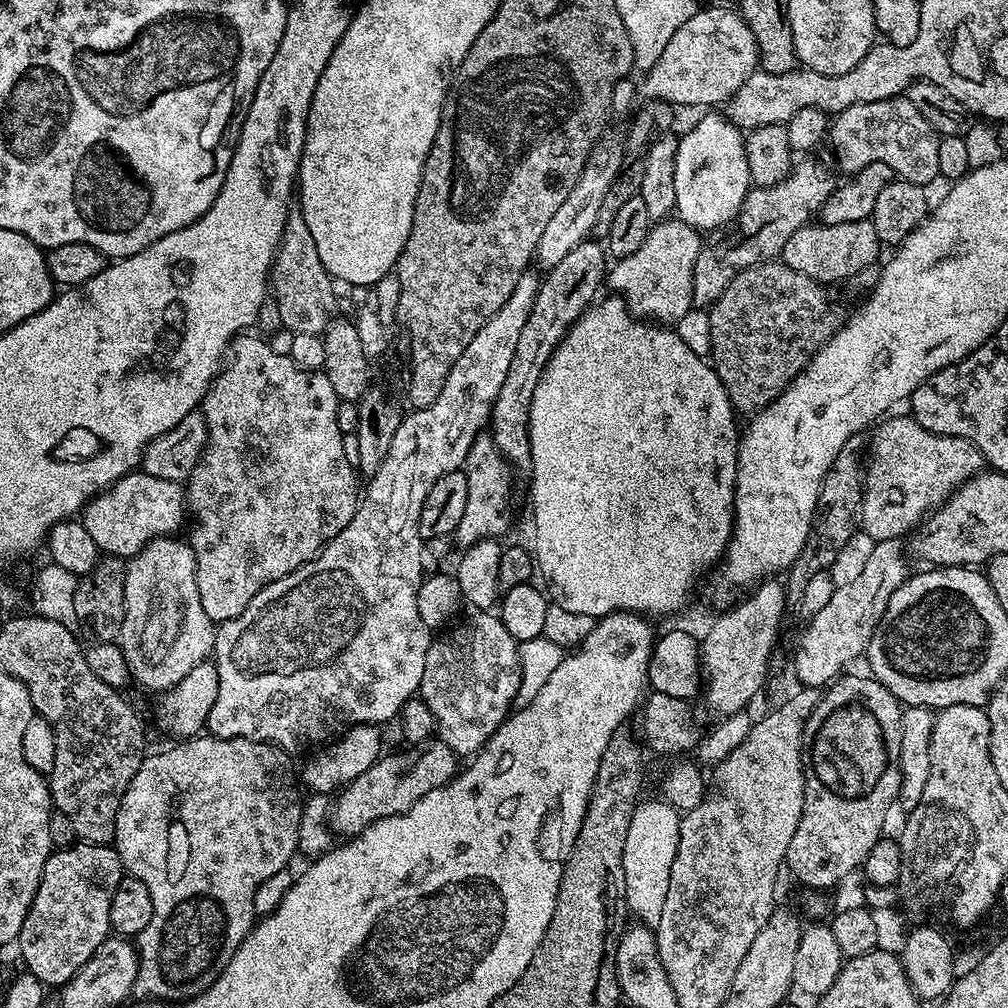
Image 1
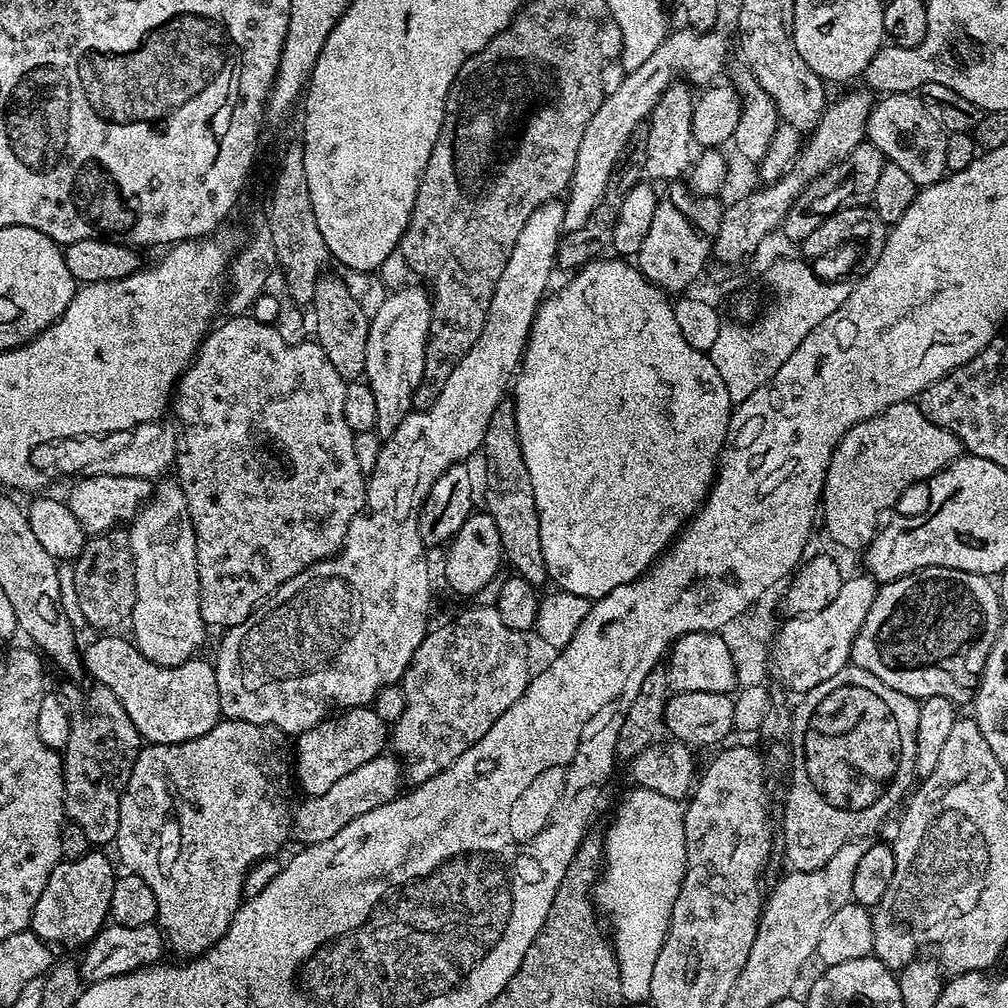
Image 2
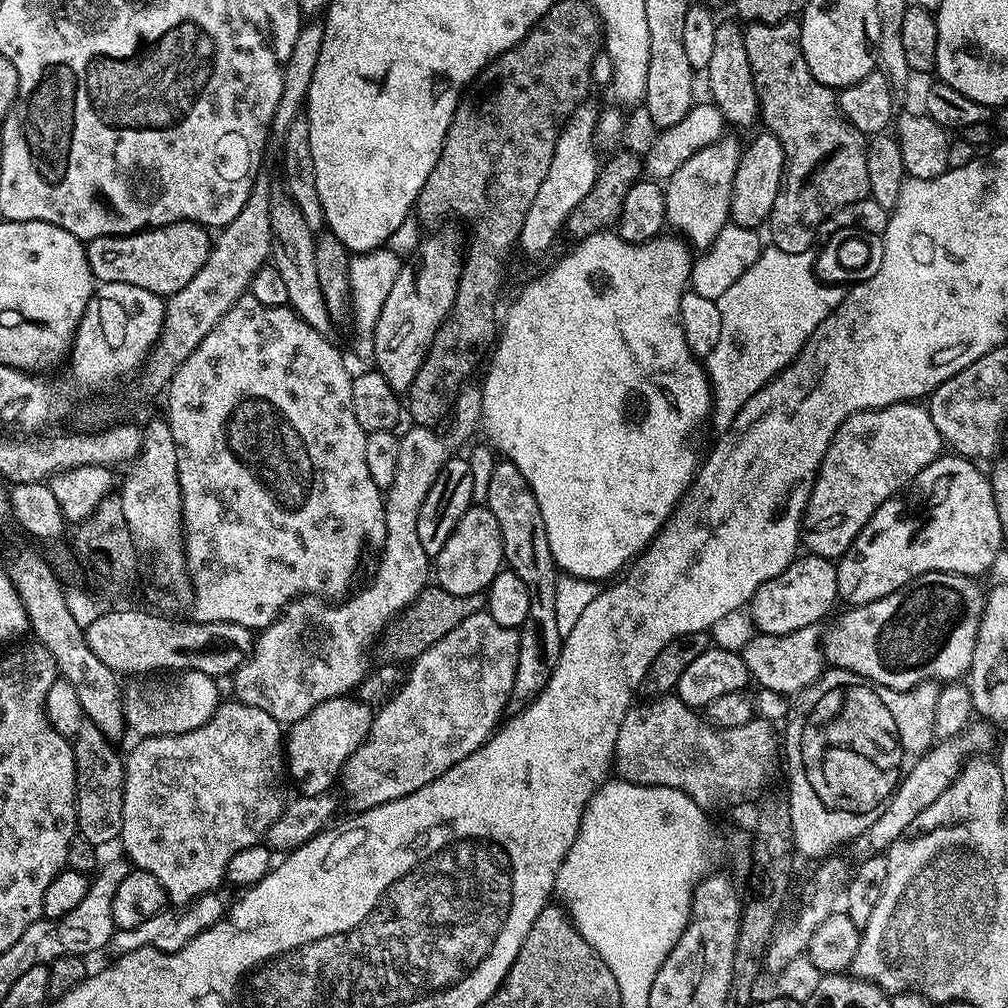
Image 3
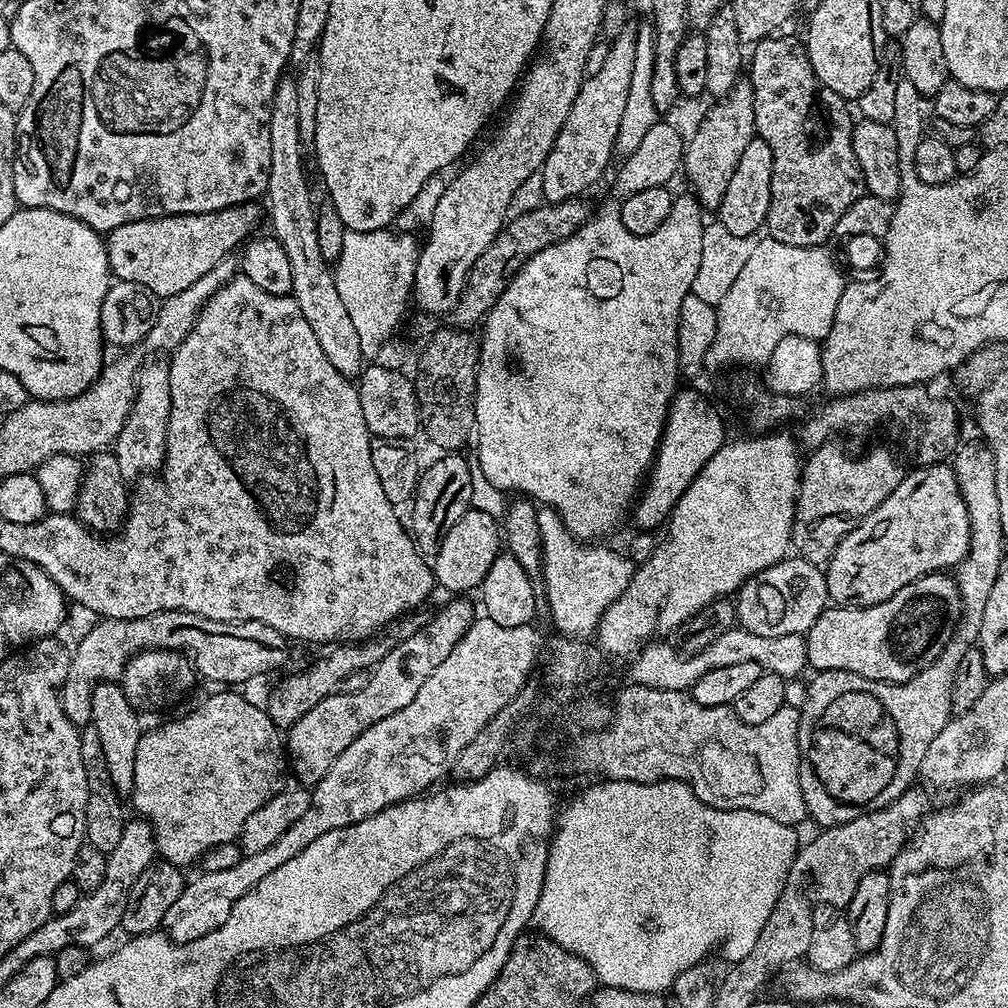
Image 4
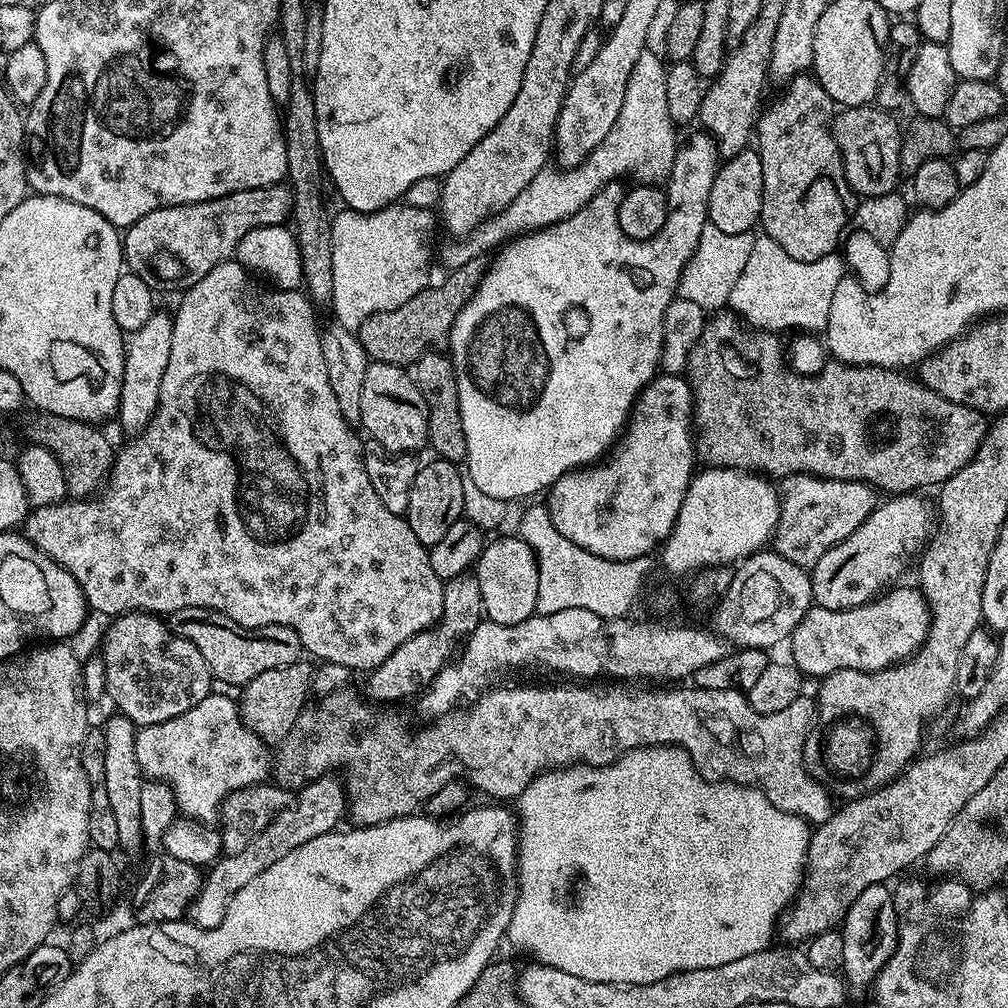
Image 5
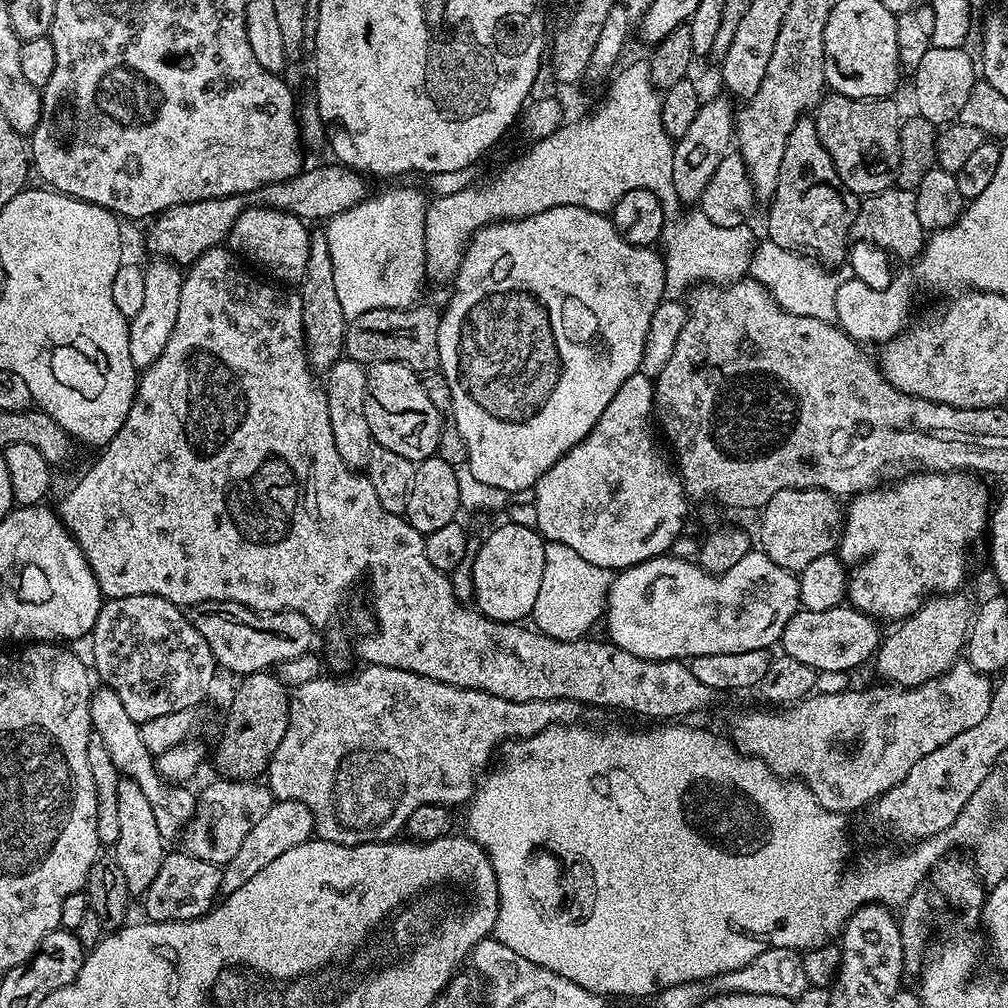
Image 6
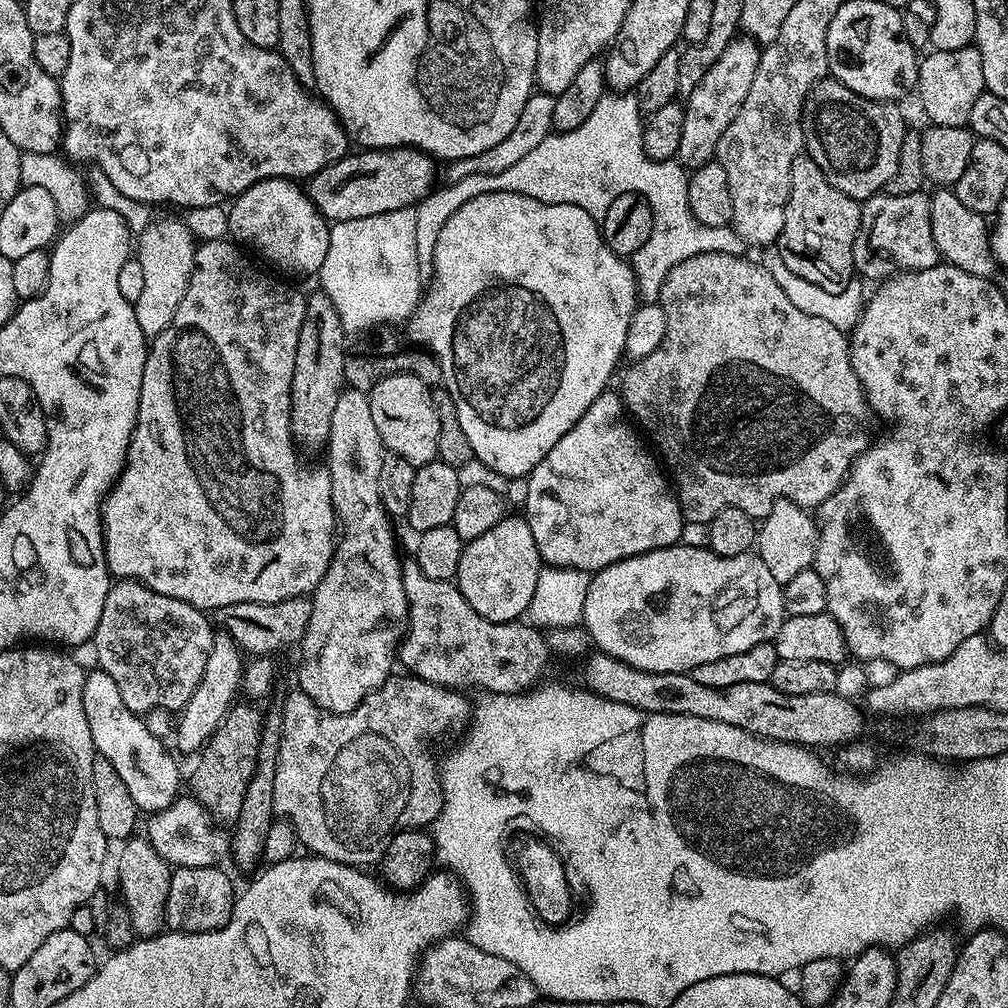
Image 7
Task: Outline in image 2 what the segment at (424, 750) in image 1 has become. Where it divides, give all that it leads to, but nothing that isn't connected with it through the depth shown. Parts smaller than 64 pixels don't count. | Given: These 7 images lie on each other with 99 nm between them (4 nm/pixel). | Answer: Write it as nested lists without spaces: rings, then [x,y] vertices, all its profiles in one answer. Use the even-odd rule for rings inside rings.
[[[392,754],[376,756],[344,778],[339,778],[326,794],[301,799],[301,804],[299,801],[292,813],[291,839],[297,840],[297,845],[307,846],[326,842],[326,838],[334,838],[334,834],[338,834],[342,826],[350,826],[354,818],[362,818],[362,814],[370,814],[370,810],[378,810],[378,806],[401,795],[400,780],[402,784],[401,761]]]

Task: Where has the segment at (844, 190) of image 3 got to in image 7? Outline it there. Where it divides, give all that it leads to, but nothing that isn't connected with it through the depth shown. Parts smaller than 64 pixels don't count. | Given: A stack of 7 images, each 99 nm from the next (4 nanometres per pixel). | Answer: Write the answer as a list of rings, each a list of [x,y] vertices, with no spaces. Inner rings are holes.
[[[806,154],[794,158],[794,166],[790,166],[790,194],[786,202],[786,222],[782,222],[782,234],[776,240],[775,251],[779,252],[782,262],[794,270],[806,282],[814,282],[814,286],[822,286],[822,290],[841,292],[848,284],[853,283],[854,242],[860,229],[861,201],[842,194],[835,186],[826,182],[826,174]]]

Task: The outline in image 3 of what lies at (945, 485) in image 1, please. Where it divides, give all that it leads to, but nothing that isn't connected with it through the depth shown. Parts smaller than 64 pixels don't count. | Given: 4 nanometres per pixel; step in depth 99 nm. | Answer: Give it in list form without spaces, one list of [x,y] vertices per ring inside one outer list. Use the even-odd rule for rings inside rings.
[[[920,402],[891,404],[885,408],[867,408],[864,412],[855,412],[838,426],[830,442],[826,454],[822,458],[820,468],[816,471],[816,481],[804,507],[802,521],[802,544],[811,555],[824,556],[833,562],[839,561],[850,542],[858,538],[862,526],[870,522],[870,518],[887,500],[897,495],[903,484],[911,485],[916,475],[930,462],[934,462],[945,451],[944,440],[938,434],[938,426],[934,426],[934,418],[930,418],[927,407]]]

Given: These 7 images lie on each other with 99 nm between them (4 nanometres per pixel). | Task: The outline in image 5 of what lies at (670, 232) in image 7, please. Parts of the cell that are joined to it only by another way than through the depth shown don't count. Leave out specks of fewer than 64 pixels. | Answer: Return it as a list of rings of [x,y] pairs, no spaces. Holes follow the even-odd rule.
[[[709,224],[702,230],[702,238],[698,238],[698,246],[680,275],[678,295],[690,298],[690,302],[698,302],[705,313],[712,314],[723,309],[730,298],[730,290],[742,275],[746,261],[750,258],[750,250],[754,250],[756,236],[752,232],[742,234],[726,234],[718,230],[718,226]]]

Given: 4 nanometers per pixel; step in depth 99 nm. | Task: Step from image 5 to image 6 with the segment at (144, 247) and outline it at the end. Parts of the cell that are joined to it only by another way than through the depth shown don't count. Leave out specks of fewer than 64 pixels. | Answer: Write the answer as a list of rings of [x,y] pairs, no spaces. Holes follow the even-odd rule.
[[[336,162],[328,163],[321,163],[319,165],[321,168],[312,168],[309,172],[308,169],[302,170],[289,180],[274,182],[266,185],[265,188],[259,188],[254,193],[255,203],[260,206],[283,208],[308,222],[311,220],[327,222],[339,212],[350,210],[356,204],[361,204],[369,198],[370,191],[367,184],[369,181],[361,173],[352,168],[345,168]],[[243,195],[223,196],[213,200],[199,200],[189,204],[175,204],[159,213],[148,228],[148,248],[156,258],[167,258],[177,266],[191,266],[211,248],[221,247],[232,232],[234,222],[244,212],[246,201]]]

